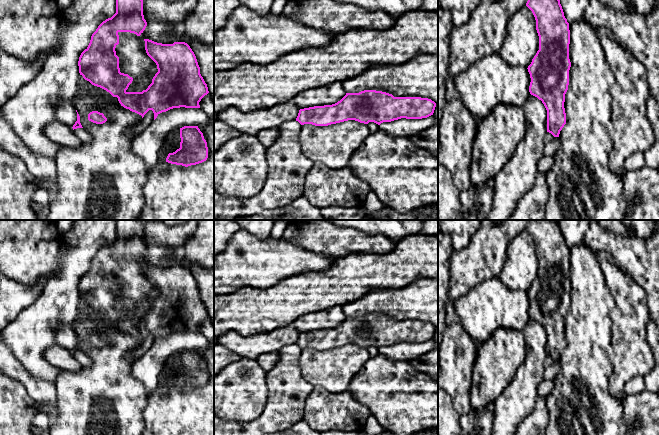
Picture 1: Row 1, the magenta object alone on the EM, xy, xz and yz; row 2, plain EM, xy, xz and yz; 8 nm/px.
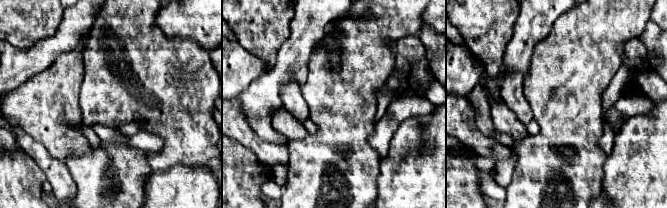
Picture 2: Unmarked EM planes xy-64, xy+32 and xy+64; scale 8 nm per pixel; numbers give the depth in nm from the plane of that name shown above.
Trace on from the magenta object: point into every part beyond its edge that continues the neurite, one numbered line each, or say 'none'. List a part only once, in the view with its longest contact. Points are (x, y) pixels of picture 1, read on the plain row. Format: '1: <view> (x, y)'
none

